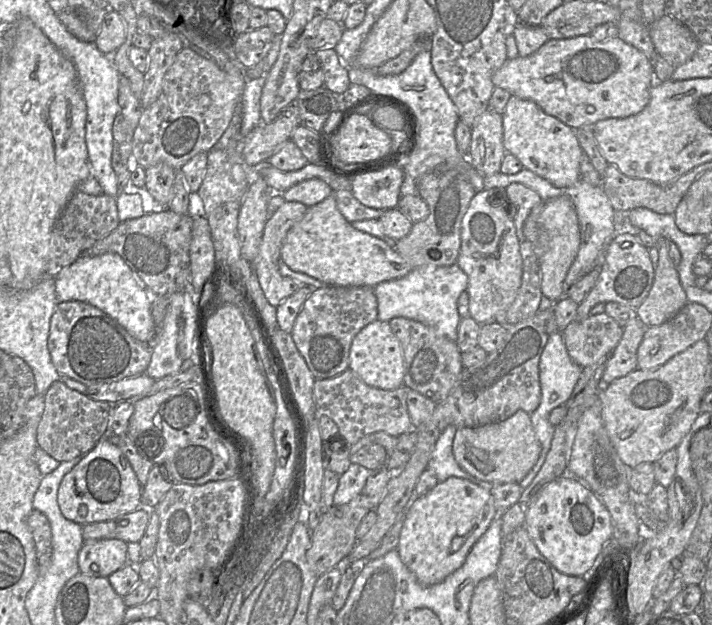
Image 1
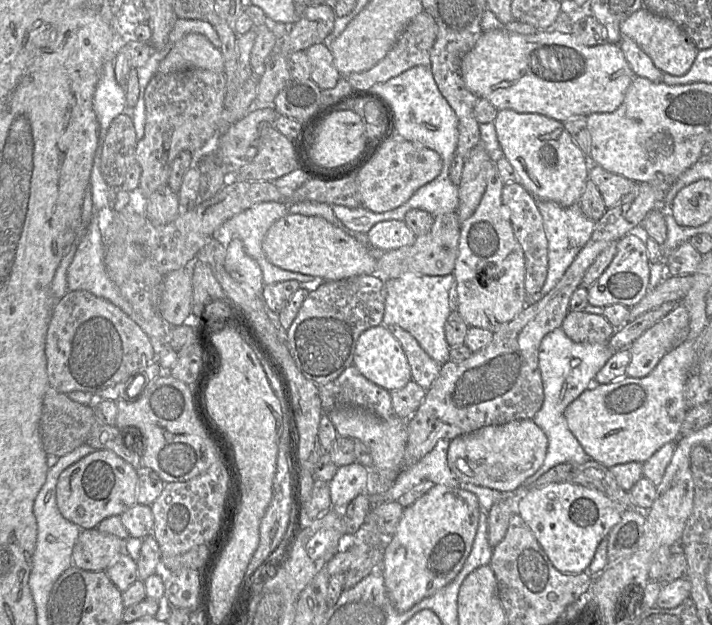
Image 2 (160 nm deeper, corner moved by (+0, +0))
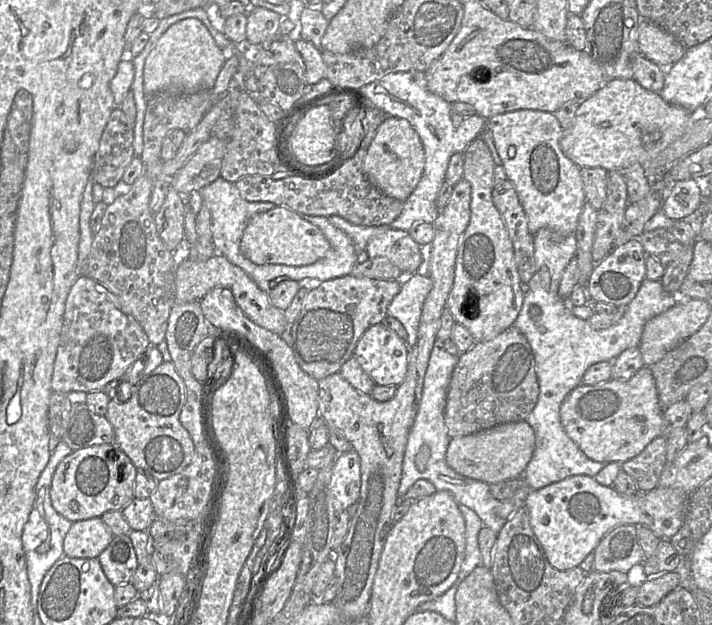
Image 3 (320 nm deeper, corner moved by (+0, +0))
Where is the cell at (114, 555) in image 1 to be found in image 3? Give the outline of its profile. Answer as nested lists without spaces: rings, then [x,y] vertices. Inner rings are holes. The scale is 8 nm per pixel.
[[[101,517],[73,522],[63,541],[64,555],[97,558],[113,535]]]

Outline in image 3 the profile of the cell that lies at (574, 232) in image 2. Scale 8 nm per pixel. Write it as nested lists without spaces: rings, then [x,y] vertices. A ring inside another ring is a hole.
[[[541,228],[534,235],[534,258],[536,272],[527,284],[523,284],[524,300],[514,325],[529,342],[534,358],[535,371],[539,385],[537,403],[525,421],[535,433],[535,449],[525,468],[522,478],[531,490],[538,490],[547,485],[559,482],[571,476],[586,475],[595,477],[606,464],[588,458],[578,445],[567,435],[560,418],[560,407],[567,395],[582,382],[585,371],[598,362],[612,362],[624,350],[638,346],[641,340],[644,325],[653,317],[673,307],[683,300],[680,293],[670,294],[663,289],[660,280],[644,278],[634,299],[625,306],[622,318],[607,329],[593,329],[588,319],[595,313],[591,300],[583,306],[574,306],[572,311],[566,309],[564,299],[558,294],[559,285],[564,270],[576,254],[576,236],[560,236],[548,228]]]

